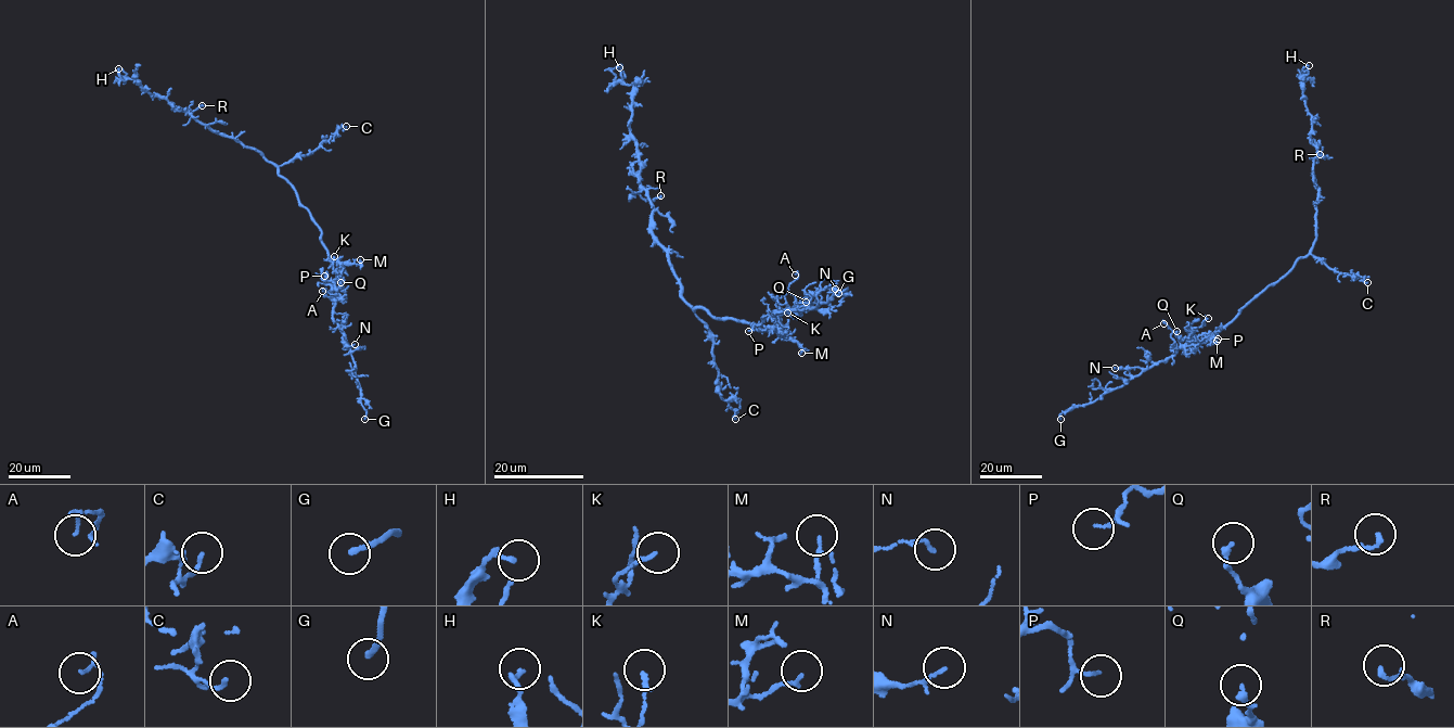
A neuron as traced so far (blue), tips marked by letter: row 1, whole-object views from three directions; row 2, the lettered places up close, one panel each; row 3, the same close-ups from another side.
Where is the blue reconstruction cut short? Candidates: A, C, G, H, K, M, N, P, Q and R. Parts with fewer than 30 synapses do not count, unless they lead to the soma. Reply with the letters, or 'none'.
G

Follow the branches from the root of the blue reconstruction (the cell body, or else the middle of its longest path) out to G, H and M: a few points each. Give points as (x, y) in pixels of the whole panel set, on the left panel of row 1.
G: (301, 205), (320, 227), (335, 269), (332, 316), (349, 345), (364, 419)
H: (301, 205), (262, 154), (152, 96), (140, 81), (123, 79), (118, 68)
M: (301, 205), (320, 227), (330, 258), (359, 265), (360, 259)

